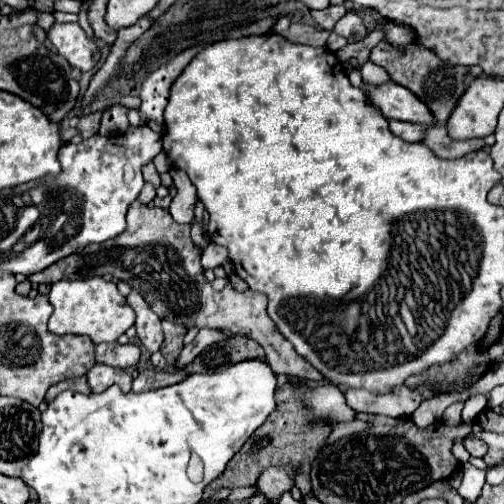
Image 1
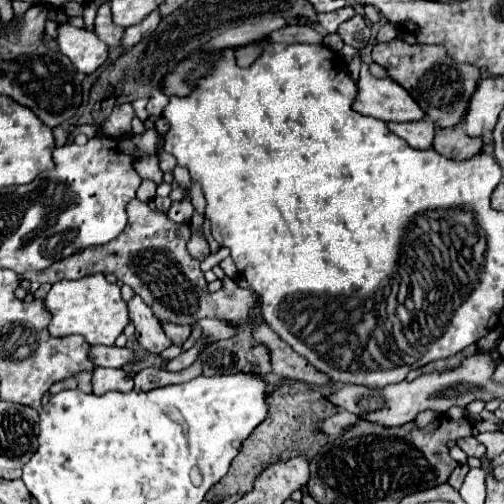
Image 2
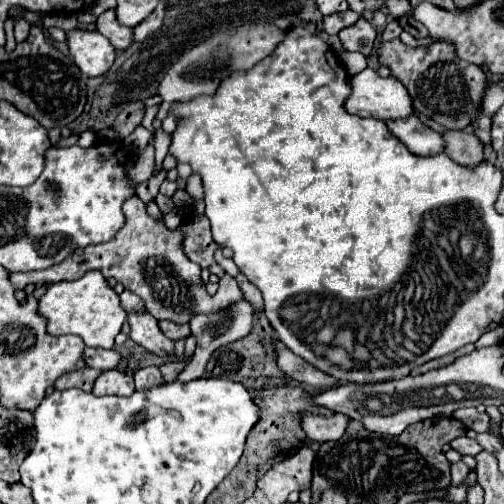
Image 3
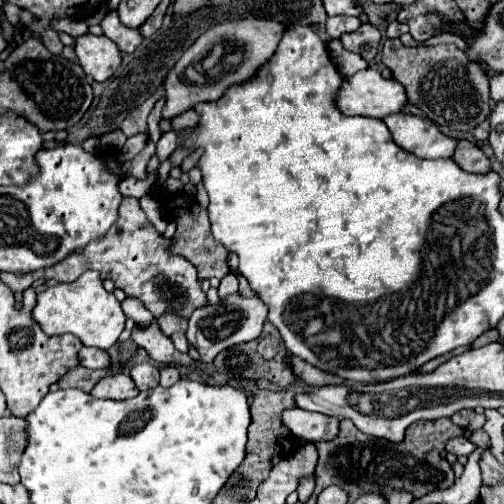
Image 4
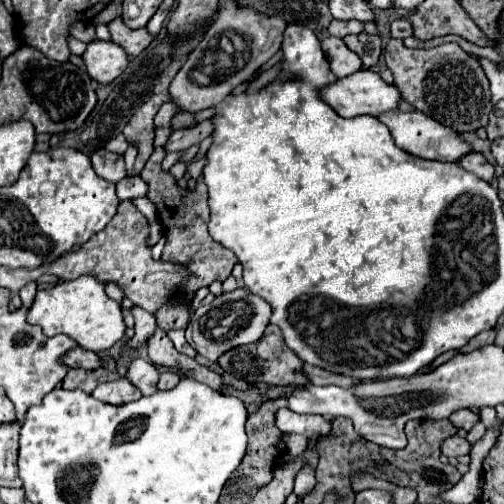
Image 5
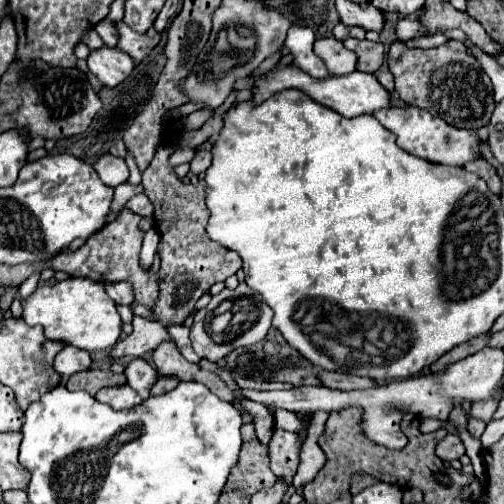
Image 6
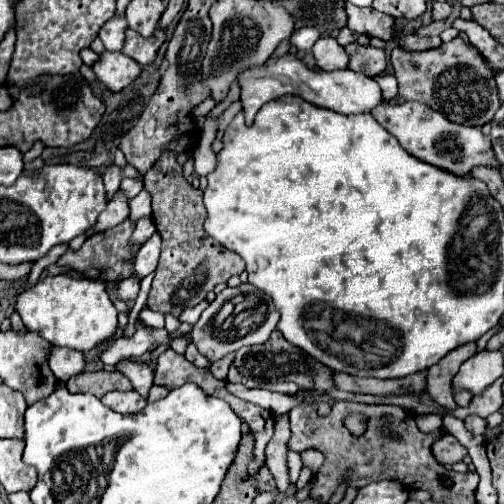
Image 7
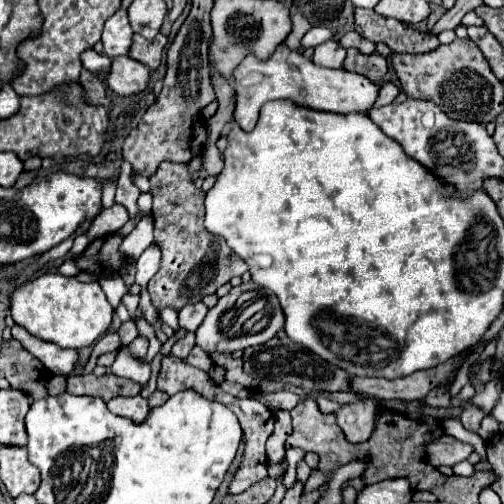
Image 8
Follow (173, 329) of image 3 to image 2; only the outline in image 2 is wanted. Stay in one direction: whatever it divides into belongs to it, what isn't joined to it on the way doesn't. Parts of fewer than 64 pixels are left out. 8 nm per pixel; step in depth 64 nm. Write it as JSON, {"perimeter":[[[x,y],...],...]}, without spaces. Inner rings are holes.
{"perimeter":[[[162,322],[162,328],[164,328],[166,336],[178,346],[182,346],[186,342],[186,338],[190,336],[190,332],[192,332],[190,326],[180,326],[180,324],[170,324],[170,322]]]}

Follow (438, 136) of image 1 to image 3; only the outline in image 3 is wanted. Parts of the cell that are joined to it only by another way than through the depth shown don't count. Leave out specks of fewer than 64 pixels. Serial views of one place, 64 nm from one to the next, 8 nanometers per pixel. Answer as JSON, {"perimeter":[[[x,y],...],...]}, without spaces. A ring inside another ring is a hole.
{"perimeter":[[[452,130],[444,134],[446,140],[446,156],[450,156],[456,164],[460,166],[474,166],[484,162],[484,154],[482,154],[482,142],[468,132],[460,132],[460,130]]]}

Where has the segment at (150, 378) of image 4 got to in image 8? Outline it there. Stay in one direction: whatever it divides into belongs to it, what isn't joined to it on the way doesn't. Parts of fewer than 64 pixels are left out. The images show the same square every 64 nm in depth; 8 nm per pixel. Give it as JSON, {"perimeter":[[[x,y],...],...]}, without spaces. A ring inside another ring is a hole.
{"perimeter":[[[122,346],[122,350],[118,350],[116,354],[116,360],[114,364],[110,366],[112,374],[120,376],[120,378],[128,378],[132,382],[138,382],[138,384],[148,384],[150,380],[150,364],[140,360],[140,358],[134,358],[126,346]]]}

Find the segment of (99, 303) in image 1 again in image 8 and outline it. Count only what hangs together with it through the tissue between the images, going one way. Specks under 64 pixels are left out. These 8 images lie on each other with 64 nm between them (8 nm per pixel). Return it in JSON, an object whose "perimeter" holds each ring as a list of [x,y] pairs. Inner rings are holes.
{"perimeter":[[[42,274],[22,286],[16,286],[10,294],[10,314],[16,324],[26,328],[32,336],[54,342],[62,348],[86,348],[92,346],[112,324],[114,308],[106,300],[98,282],[80,282],[62,274]]]}

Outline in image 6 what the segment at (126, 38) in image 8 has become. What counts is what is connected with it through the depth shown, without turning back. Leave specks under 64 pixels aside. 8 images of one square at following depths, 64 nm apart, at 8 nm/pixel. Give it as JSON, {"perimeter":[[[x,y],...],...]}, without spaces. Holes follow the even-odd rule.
{"perimeter":[[[102,20],[96,26],[96,32],[100,34],[100,38],[104,40],[106,46],[116,46],[118,44],[118,32],[116,32],[116,24],[110,20]]]}

